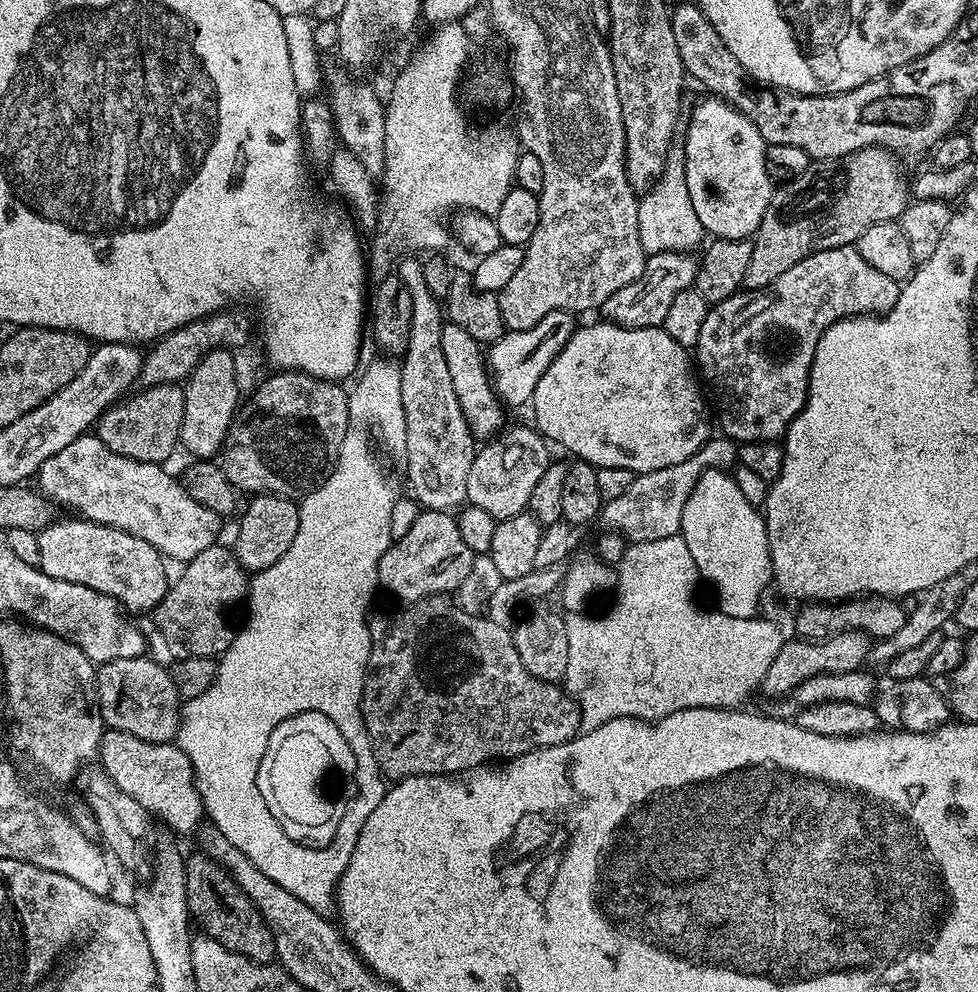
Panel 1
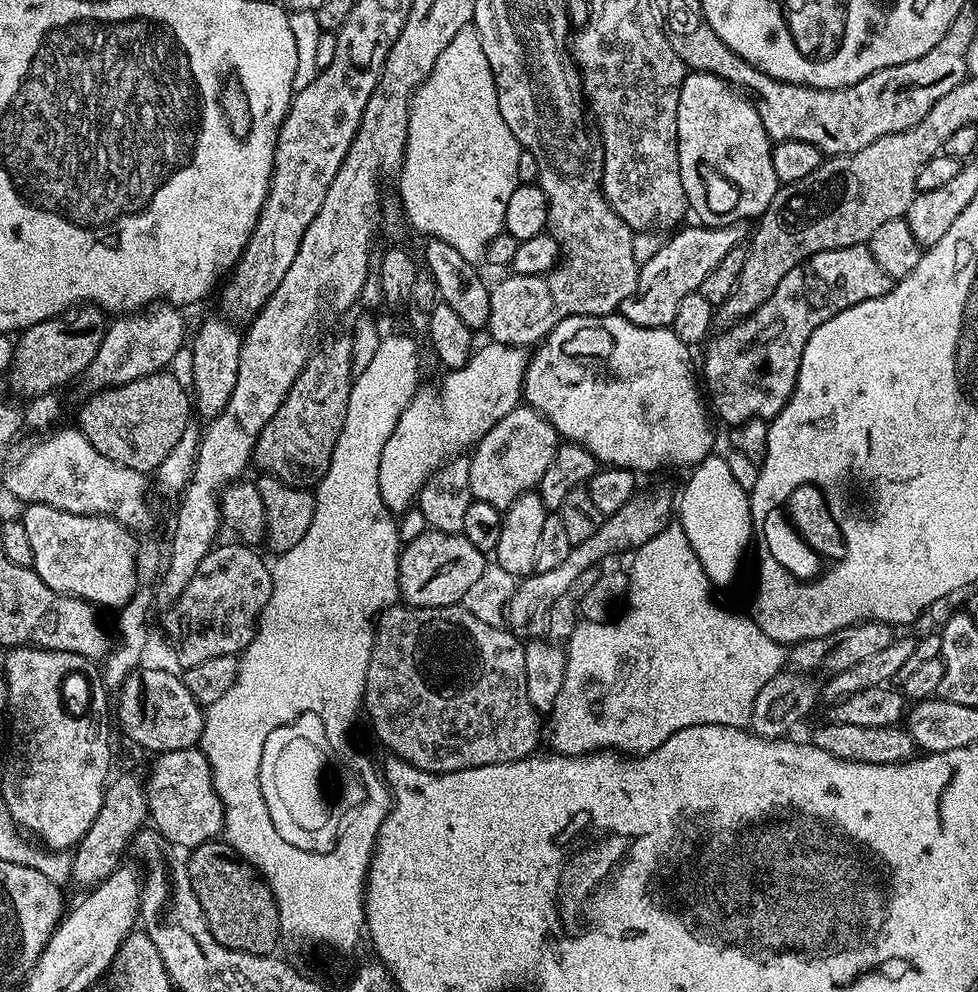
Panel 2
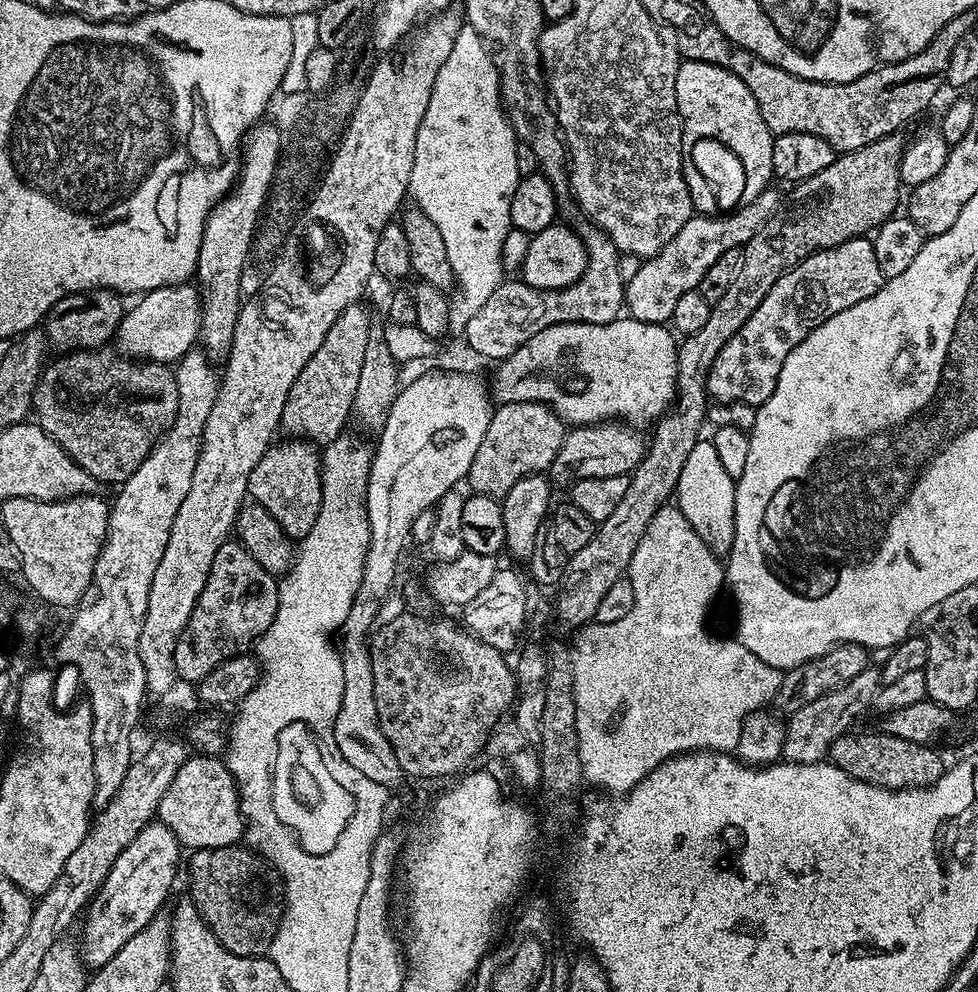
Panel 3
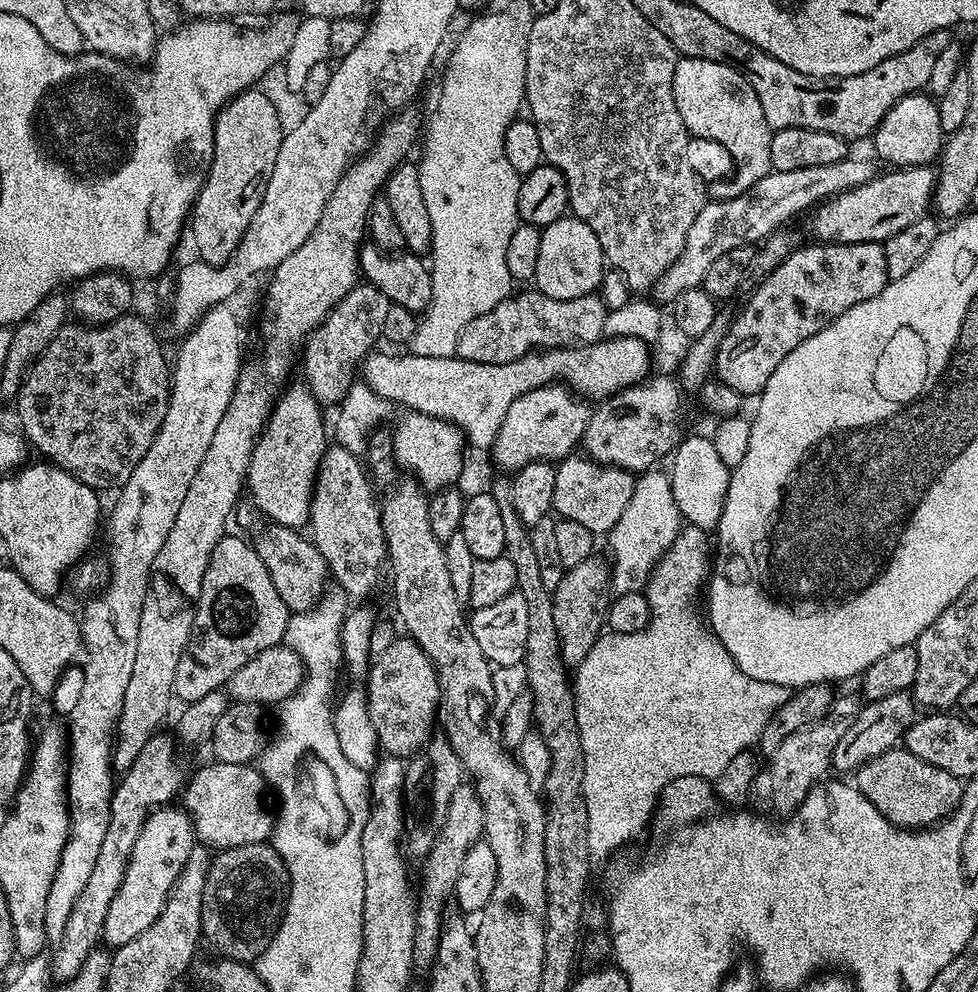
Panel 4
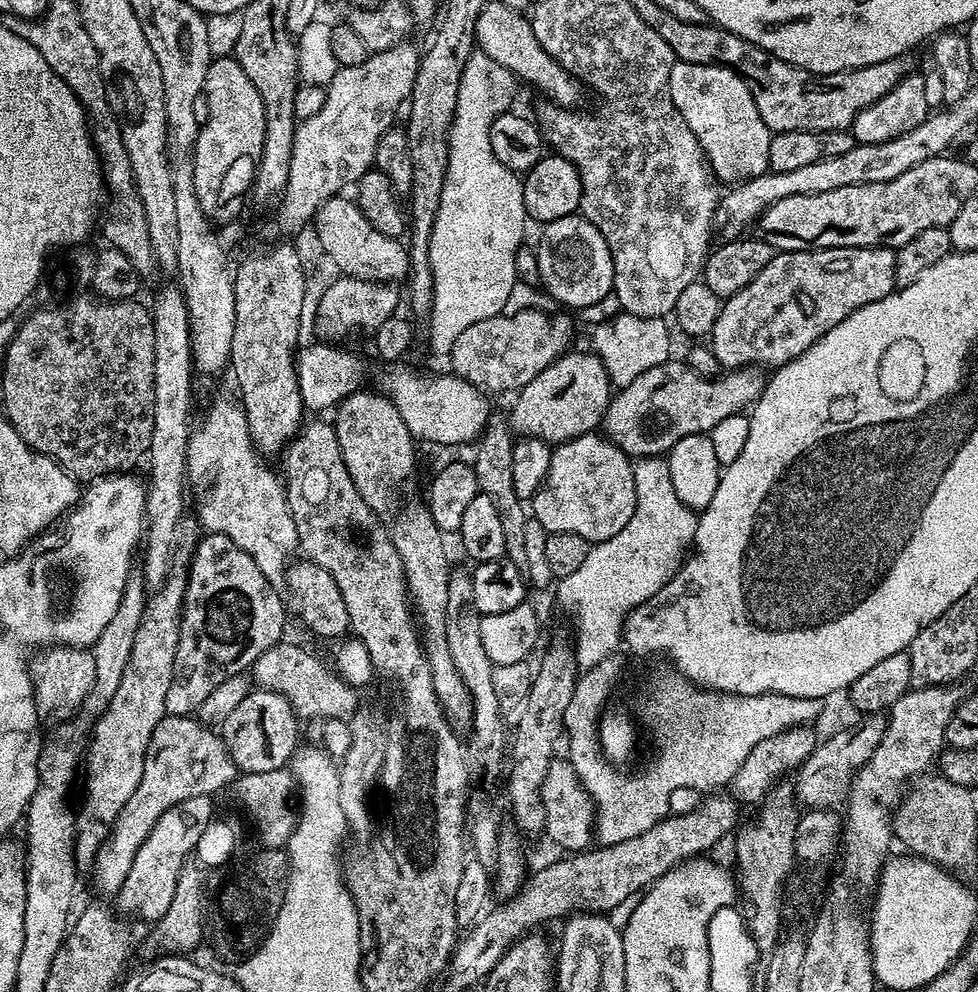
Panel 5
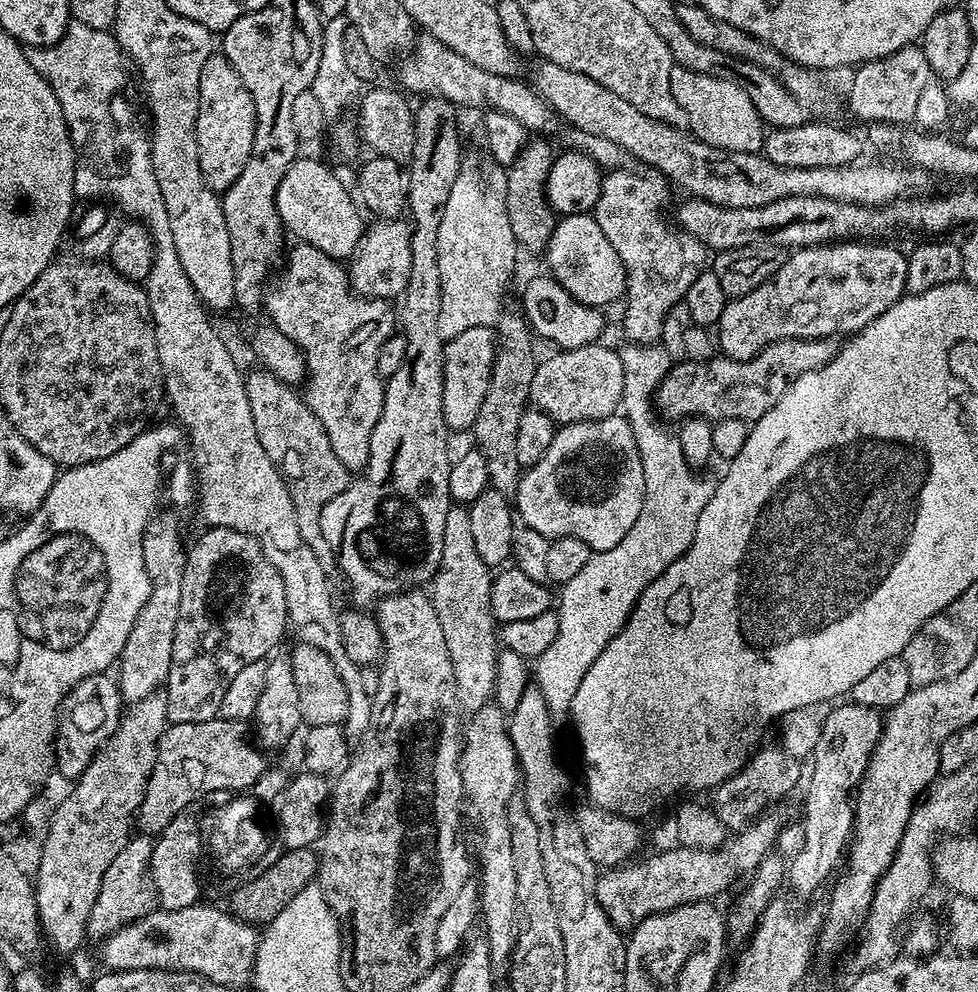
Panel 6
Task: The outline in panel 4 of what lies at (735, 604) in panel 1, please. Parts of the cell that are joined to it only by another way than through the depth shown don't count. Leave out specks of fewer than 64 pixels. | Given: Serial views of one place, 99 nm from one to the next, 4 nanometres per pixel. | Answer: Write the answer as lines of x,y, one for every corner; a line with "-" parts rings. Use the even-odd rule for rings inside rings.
685,435
671,453
671,460
670,475
674,502
678,502
681,517
693,528
715,529
722,518
722,506
726,502
730,470
715,450
714,442
707,435

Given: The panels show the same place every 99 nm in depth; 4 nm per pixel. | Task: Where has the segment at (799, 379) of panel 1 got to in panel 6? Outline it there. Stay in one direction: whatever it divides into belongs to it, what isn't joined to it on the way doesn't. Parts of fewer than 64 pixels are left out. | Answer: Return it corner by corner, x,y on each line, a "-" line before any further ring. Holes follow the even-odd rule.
829,242
814,248
795,249
762,286
745,296
729,299
718,325
719,351
732,360
749,360
766,345
779,340
826,340
839,337
839,332
861,332
906,294
907,255
884,243
888,242

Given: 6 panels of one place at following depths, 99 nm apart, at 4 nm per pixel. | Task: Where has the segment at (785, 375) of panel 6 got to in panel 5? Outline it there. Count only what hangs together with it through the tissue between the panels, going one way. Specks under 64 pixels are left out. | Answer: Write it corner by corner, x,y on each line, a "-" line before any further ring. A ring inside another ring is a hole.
669,358
658,366
650,366
646,374
638,374
638,378
630,382
630,386
619,389
608,403
602,425
603,435
613,440
629,458
663,457
678,442
682,442
682,438
709,434
718,422
751,409
764,393
766,372
759,366
728,370
713,378
698,374
683,359
676,359

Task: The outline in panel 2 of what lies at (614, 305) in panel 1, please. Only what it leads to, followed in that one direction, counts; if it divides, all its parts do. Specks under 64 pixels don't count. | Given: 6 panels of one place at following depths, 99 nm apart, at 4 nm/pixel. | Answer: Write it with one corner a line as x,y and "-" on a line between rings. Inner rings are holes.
747,223
731,224
721,228
695,226
681,227
681,232
673,231
669,240
661,243
658,254
645,264
639,265
636,274
636,289
620,303
619,315
625,316
634,326
647,328
667,328
674,322
674,313
686,294
698,292
706,274
730,254
730,250
741,247
749,239
750,228

